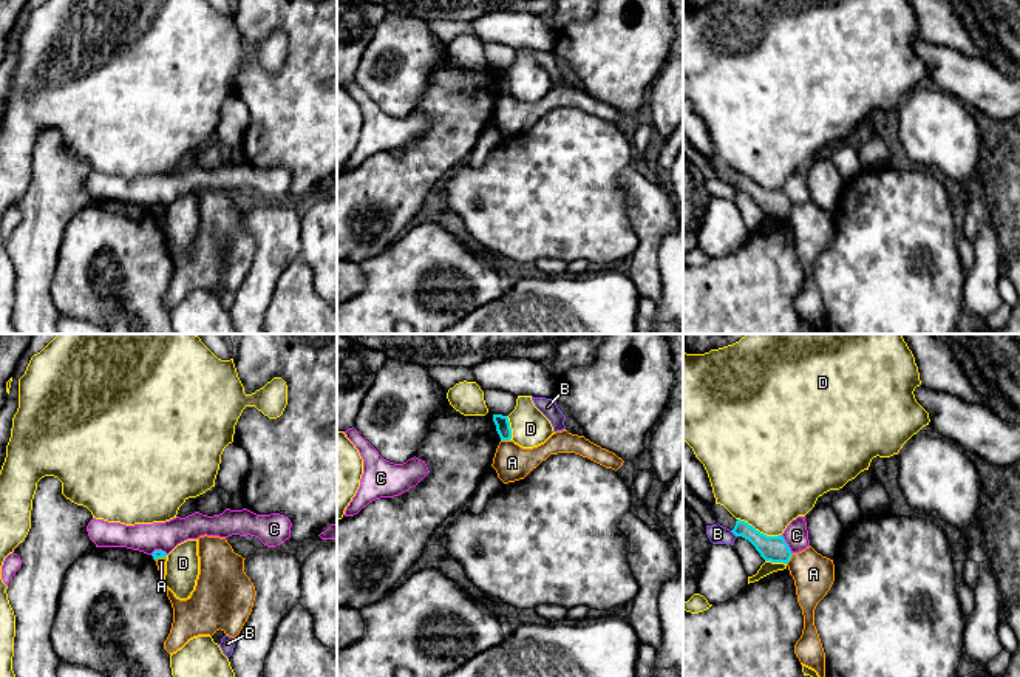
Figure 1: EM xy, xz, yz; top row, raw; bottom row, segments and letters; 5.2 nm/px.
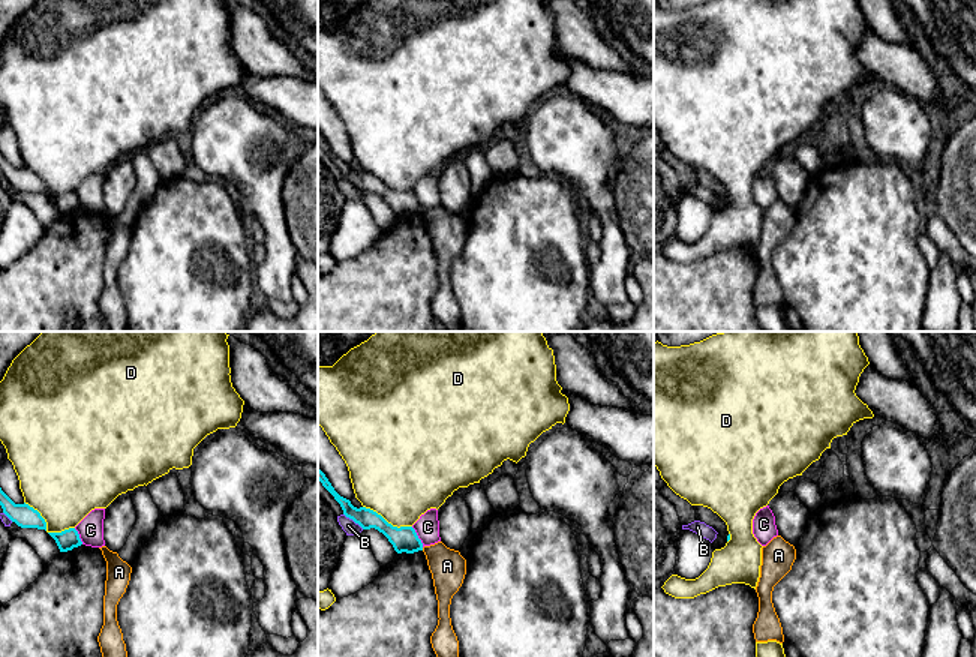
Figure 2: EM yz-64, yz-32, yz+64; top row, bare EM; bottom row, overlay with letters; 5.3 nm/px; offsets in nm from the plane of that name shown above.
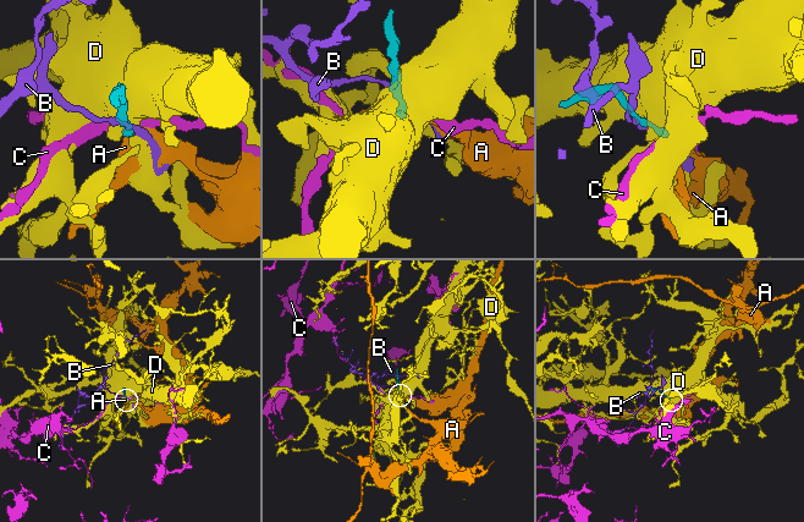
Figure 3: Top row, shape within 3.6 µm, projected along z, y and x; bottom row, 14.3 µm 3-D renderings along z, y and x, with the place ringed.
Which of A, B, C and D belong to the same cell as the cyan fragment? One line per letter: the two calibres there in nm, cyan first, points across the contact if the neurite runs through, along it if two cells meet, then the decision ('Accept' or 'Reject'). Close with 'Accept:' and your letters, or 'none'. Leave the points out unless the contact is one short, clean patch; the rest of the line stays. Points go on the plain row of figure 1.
A: Thickness 140 nm (cyan) against 220 nm. Boundary: yz (793, 207), (785, 217). Reject
B: Thickness 140 nm (cyan) against 100 nm. Boundary: yz (730, 184), (736, 190). Reject
C: Thickness 140 nm (cyan) against 130 nm. Boundary: yz (781, 189), (792, 207). Reject
D: Thickness 140 nm (cyan) against 460 nm. Boundary: yz (737, 172), (767, 189), (781, 189). Reject
Accept: none

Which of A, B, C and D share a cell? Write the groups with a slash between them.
A / B / C / D

